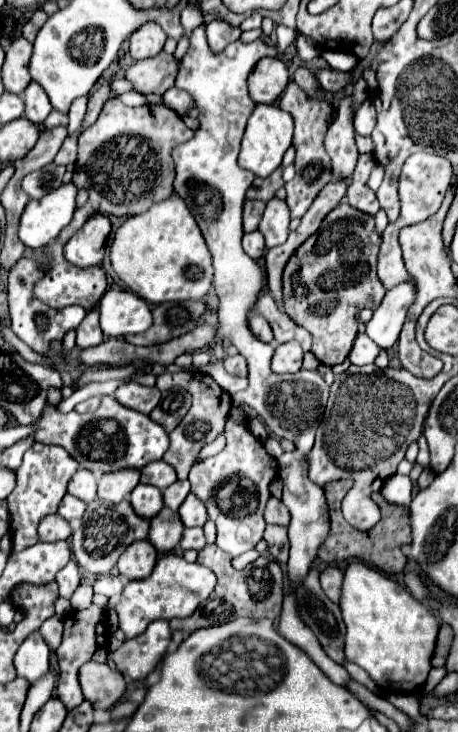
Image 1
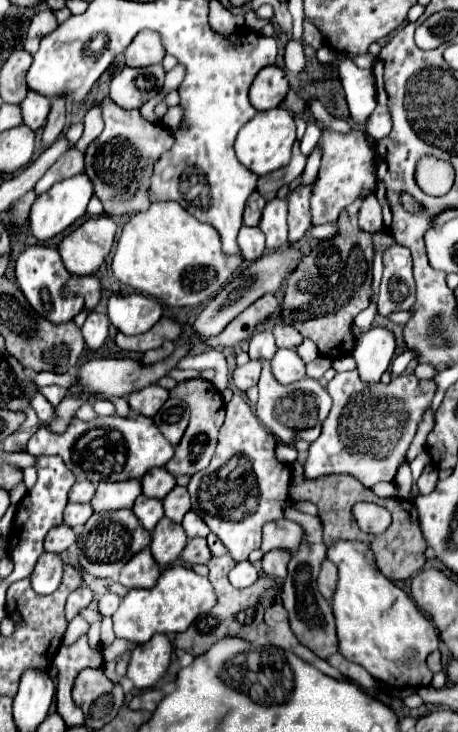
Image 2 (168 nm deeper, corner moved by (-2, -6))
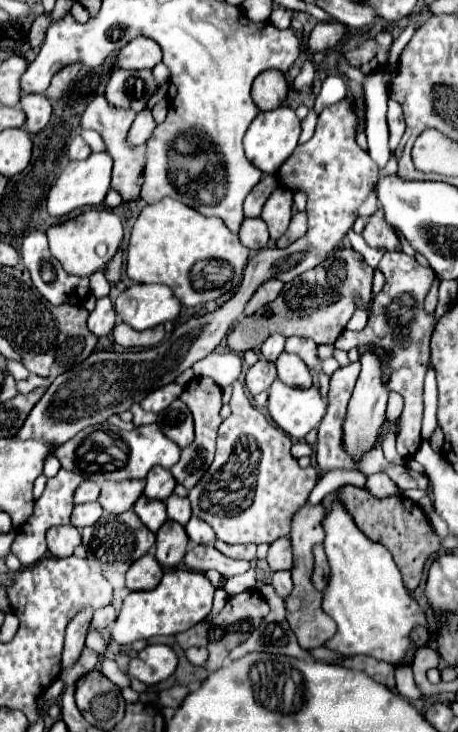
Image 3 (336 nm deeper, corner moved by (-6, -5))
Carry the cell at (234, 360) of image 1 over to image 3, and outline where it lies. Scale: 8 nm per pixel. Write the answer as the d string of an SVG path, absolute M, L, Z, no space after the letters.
M260 359L258 363L254 363L248 373L246 373L246 387L252 395L258 395L262 391L268 391L270 385L276 381L276 367L270 361Z

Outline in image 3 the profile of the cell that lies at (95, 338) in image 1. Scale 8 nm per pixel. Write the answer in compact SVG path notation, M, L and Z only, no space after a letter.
M102 297L96 301L94 311L88 317L88 329L96 335L96 337L104 337L108 335L116 325L116 313L114 313L114 303L110 301L110 297Z

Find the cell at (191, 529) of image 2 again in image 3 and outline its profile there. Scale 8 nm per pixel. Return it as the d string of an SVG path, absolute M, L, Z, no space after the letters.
M190 517L188 525L186 525L186 533L192 543L212 543L216 539L212 527L208 527L208 523L204 523L202 519L196 519L196 517Z

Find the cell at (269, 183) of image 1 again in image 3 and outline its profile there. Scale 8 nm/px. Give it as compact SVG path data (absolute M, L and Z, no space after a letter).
M314 109L308 111L306 119L302 121L302 135L300 135L300 143L308 141L312 135L314 135L314 127L316 127L316 119L318 119L318 113Z

